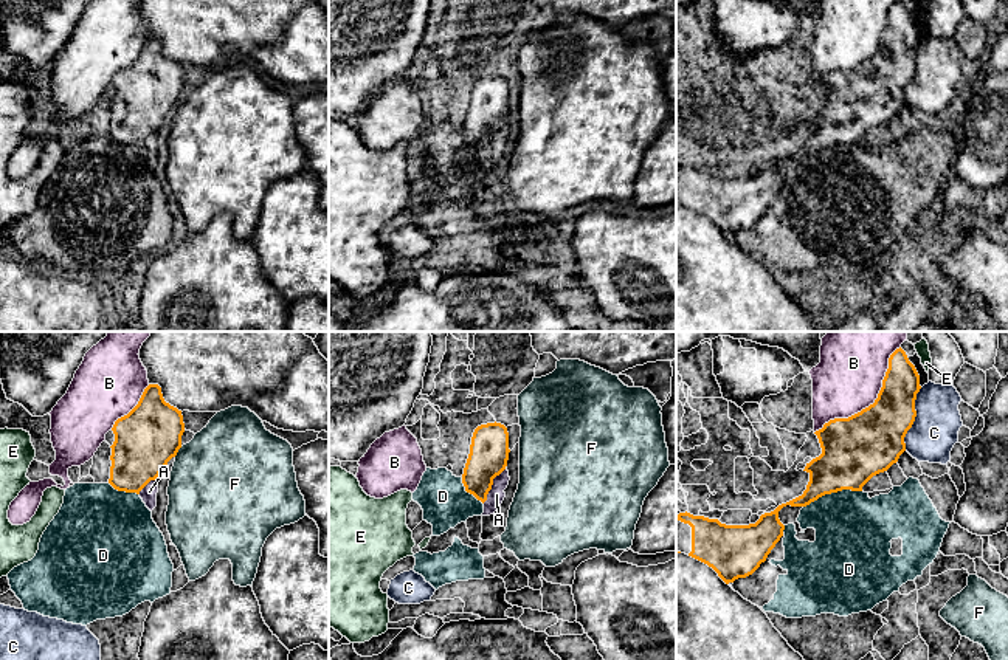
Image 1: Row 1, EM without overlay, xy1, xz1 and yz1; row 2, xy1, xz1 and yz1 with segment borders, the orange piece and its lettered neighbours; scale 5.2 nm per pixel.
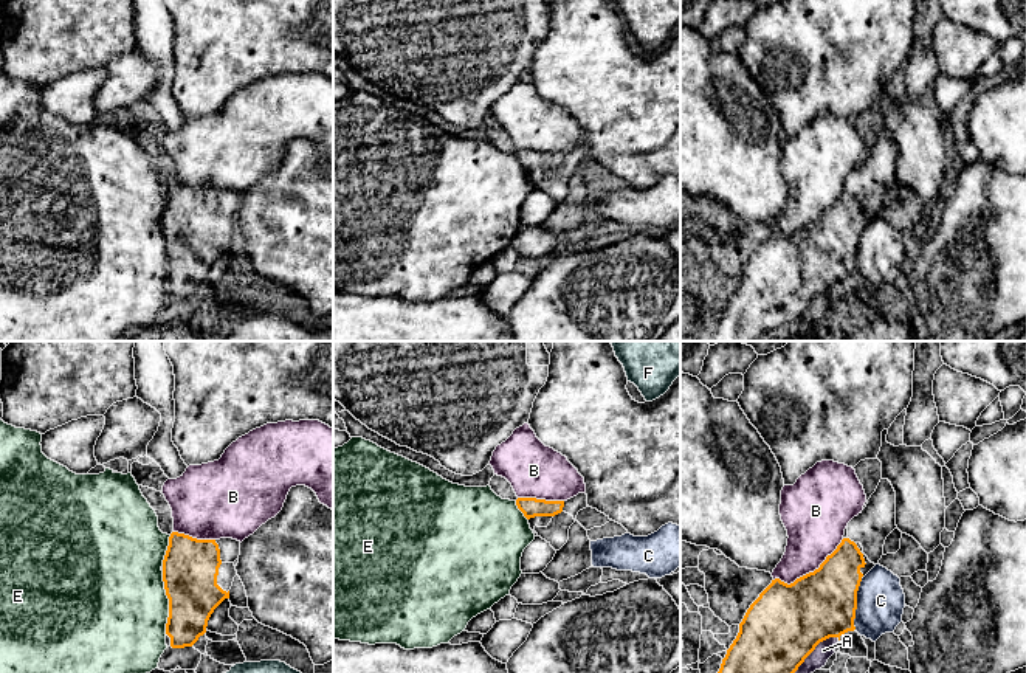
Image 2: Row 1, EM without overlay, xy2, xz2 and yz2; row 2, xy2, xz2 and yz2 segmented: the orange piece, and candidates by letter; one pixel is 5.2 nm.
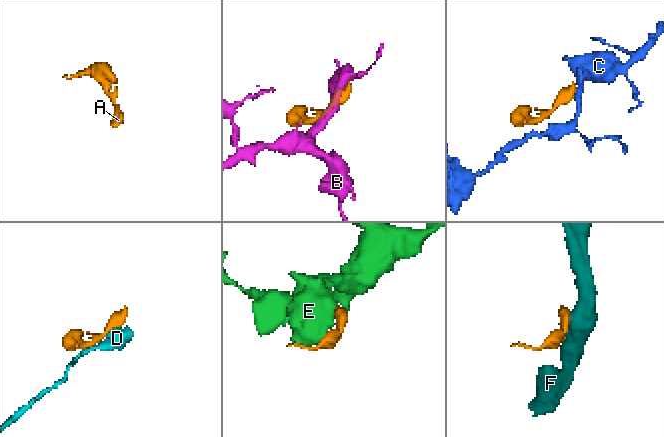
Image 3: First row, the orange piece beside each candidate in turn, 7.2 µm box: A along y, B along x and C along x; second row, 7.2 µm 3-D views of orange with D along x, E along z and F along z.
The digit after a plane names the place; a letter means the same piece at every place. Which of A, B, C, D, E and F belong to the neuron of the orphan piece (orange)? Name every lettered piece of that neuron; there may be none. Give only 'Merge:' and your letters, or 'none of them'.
Merge: none of them

